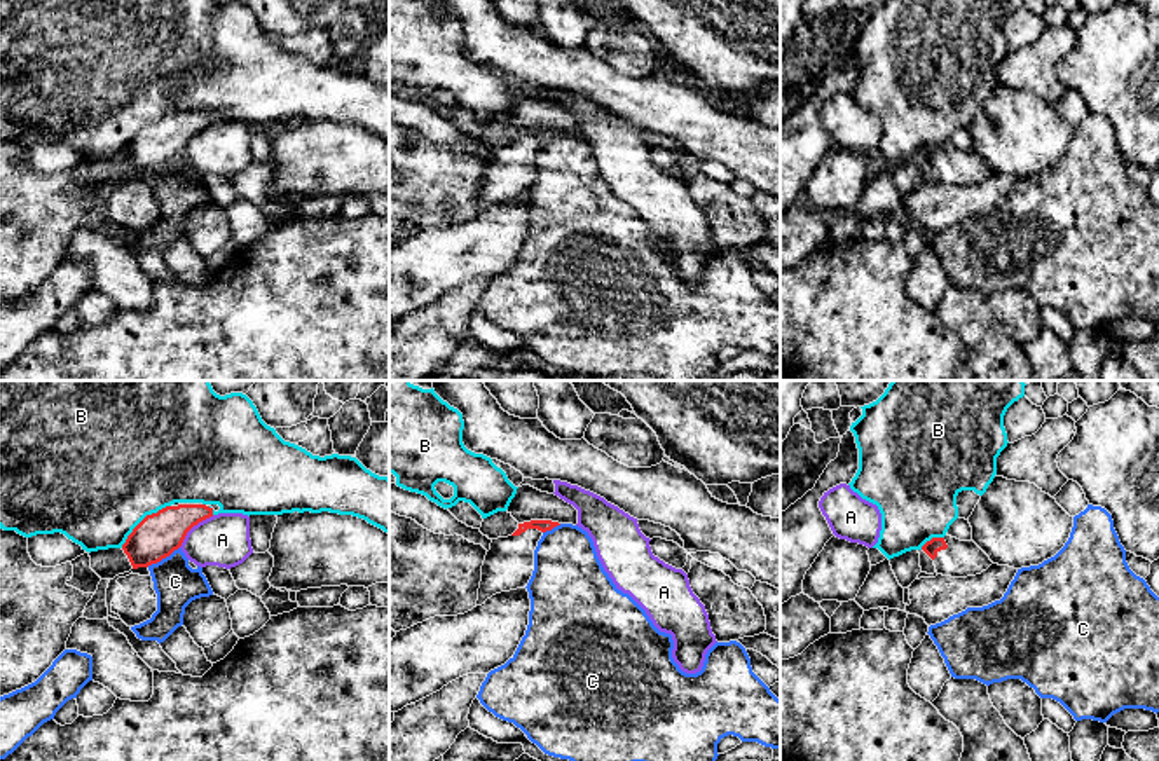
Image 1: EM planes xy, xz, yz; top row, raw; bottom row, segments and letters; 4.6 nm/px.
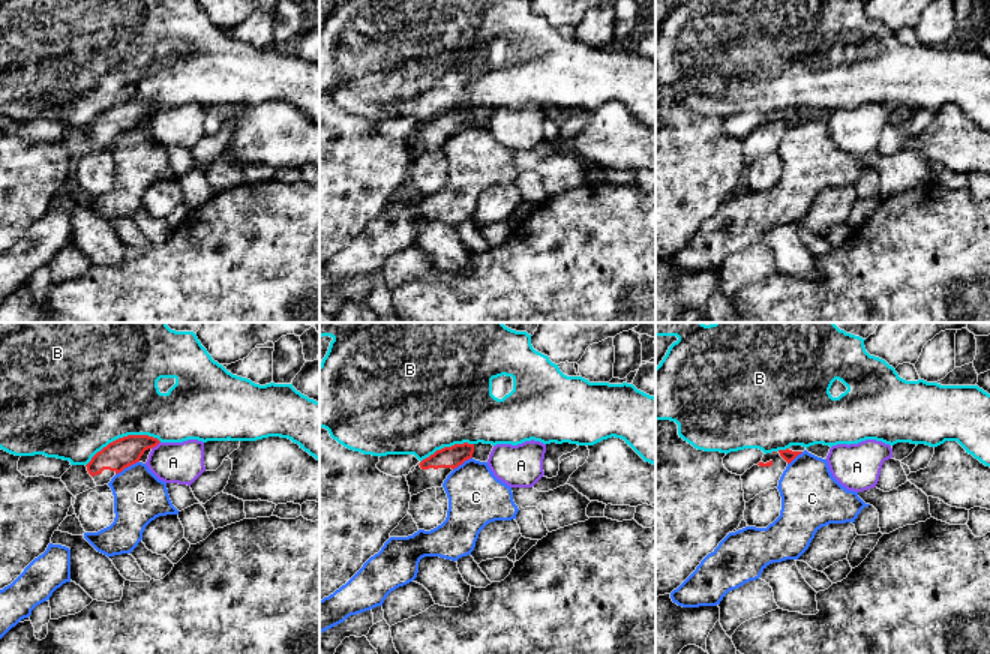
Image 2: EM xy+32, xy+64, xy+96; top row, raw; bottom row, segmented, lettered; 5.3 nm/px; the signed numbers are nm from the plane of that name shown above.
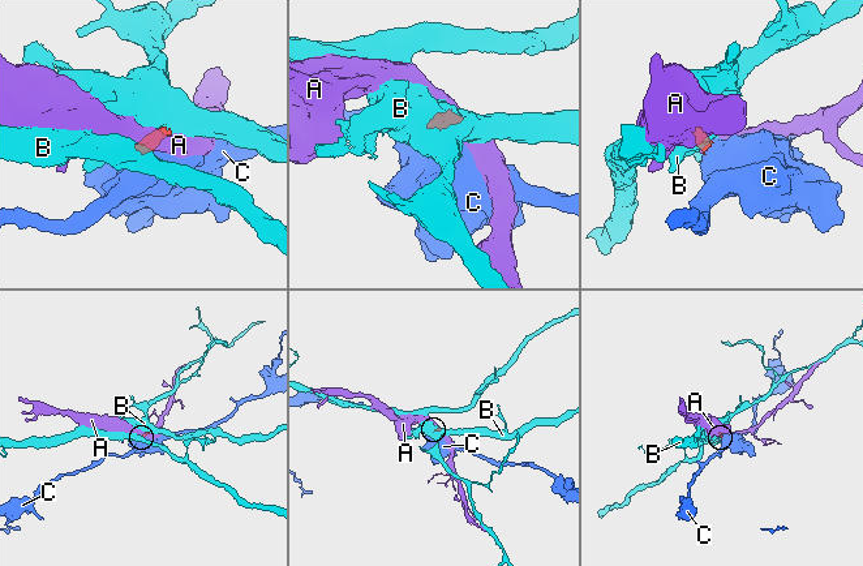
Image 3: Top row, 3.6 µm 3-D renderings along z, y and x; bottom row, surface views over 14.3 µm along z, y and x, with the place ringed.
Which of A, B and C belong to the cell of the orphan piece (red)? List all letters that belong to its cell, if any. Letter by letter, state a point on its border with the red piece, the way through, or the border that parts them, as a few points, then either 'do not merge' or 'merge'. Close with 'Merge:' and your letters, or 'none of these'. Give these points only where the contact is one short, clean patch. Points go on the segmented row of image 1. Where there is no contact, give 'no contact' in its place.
A: meets red in xy at (192, 526); border along xy (213, 515), (199, 521), (178, 547); do not merge
B: meets red in xy at (142, 521); do not merge
C: meets red in xy at (163, 557); border along xy (178, 547), (147, 566); do not merge
Merge: none of these

